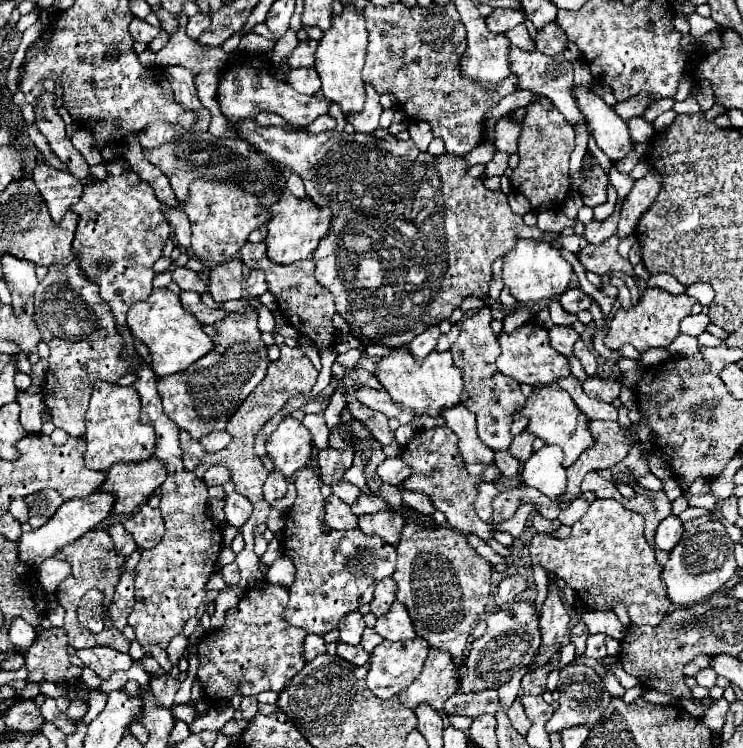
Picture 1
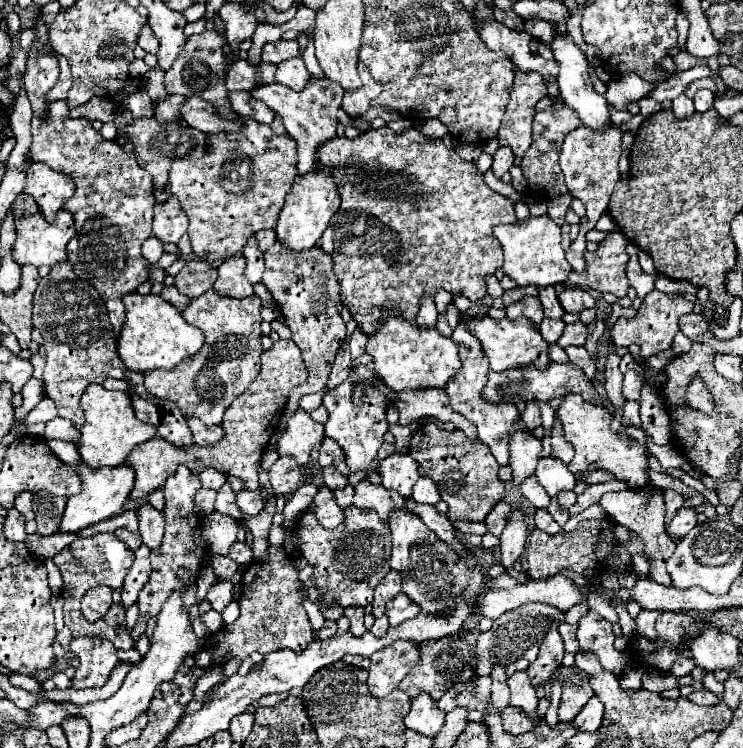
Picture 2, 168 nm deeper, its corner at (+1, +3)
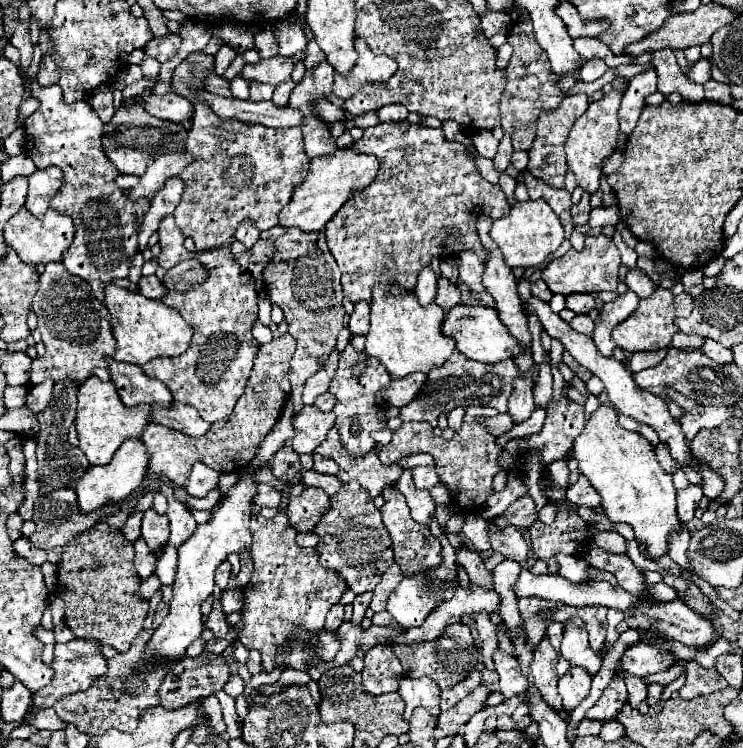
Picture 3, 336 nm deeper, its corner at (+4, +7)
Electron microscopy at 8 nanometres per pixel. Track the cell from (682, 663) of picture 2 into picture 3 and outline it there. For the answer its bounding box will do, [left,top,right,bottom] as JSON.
[623,643,675,677]

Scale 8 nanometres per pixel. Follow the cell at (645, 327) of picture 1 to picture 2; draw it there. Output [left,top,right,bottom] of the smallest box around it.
[610,289,692,359]

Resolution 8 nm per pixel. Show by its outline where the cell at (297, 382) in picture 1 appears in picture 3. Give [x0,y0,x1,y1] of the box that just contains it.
[141,333,295,487]

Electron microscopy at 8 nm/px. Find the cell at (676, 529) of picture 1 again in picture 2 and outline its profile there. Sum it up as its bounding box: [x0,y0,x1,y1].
[670,507,696,537]

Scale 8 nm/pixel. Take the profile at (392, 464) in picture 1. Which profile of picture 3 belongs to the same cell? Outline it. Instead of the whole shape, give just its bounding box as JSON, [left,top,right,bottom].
[395,469,435,525]

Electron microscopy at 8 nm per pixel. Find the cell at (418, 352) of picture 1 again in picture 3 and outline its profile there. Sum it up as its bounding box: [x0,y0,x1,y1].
[415,267,437,307]

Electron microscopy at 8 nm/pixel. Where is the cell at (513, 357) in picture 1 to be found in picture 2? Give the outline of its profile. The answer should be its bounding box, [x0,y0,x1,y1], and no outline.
[462,315,552,371]

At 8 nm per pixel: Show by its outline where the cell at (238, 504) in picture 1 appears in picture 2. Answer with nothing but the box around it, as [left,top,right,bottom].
[238,491,264,515]

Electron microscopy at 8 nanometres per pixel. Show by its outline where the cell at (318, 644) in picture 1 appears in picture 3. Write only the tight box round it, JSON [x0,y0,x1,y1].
[325,605,344,631]

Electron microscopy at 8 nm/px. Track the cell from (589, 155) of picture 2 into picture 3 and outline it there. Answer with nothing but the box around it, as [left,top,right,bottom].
[565,91,623,195]

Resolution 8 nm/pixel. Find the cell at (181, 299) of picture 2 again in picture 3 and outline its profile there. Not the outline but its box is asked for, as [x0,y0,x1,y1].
[137,275,169,299]

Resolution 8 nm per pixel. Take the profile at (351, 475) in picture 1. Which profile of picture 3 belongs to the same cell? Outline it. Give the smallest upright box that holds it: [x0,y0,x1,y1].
[329,345,391,457]

